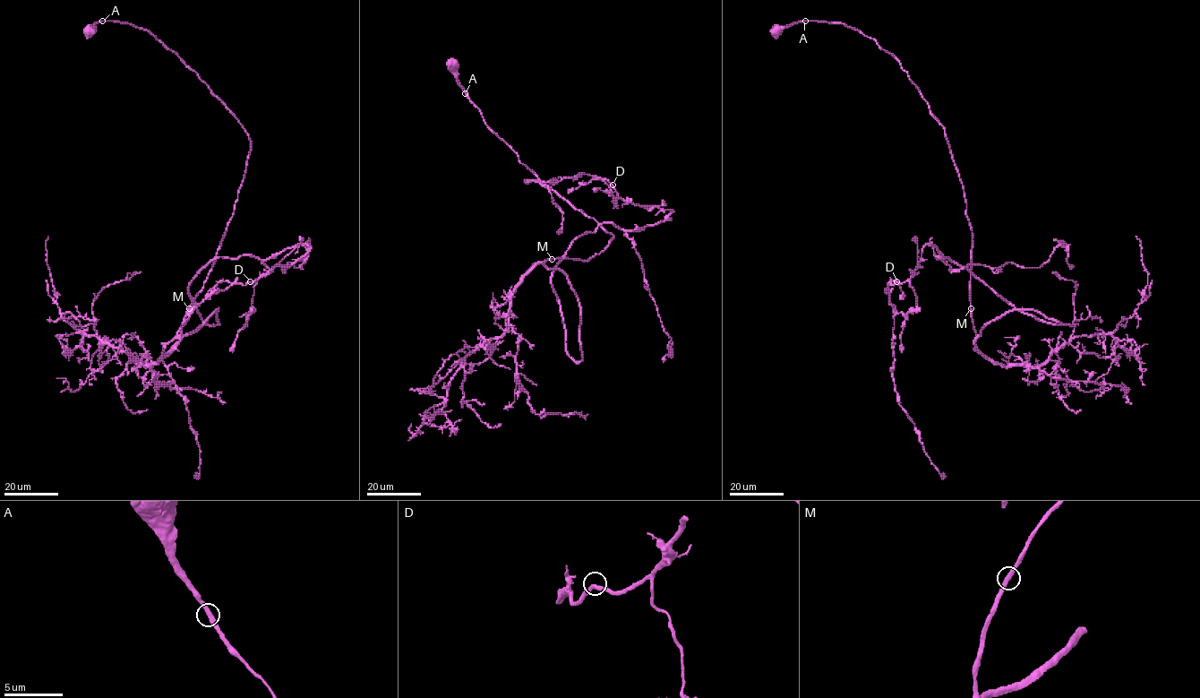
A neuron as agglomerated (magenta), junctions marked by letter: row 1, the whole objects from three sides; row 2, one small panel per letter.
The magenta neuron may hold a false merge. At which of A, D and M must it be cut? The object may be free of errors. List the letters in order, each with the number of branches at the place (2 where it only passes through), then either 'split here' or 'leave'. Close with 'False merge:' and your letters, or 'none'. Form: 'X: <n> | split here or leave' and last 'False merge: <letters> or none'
A: 2 | leave
D: 2 | leave
M: 2 | leave
False merge: none

